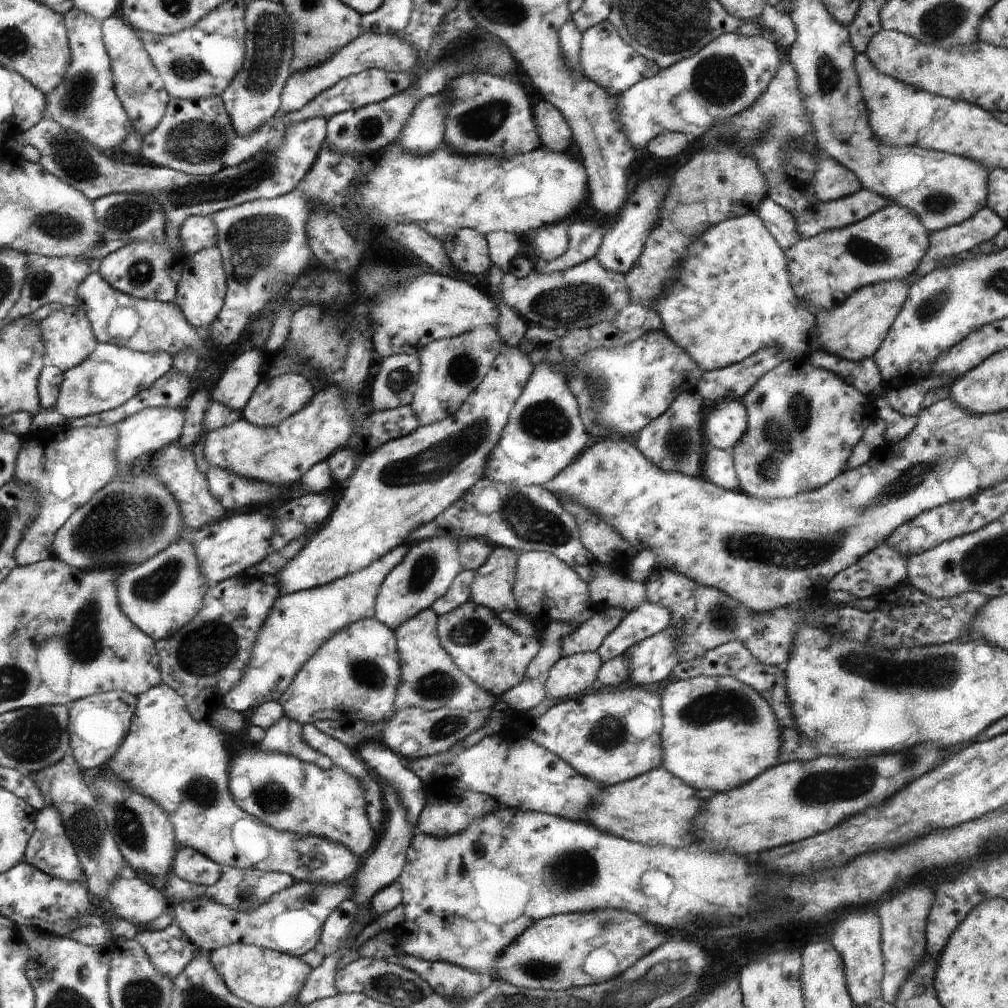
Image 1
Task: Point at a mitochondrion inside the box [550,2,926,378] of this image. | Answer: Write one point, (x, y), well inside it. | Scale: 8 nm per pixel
(725, 78)

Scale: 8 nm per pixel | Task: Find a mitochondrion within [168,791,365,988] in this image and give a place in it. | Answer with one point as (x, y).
(246, 892)

